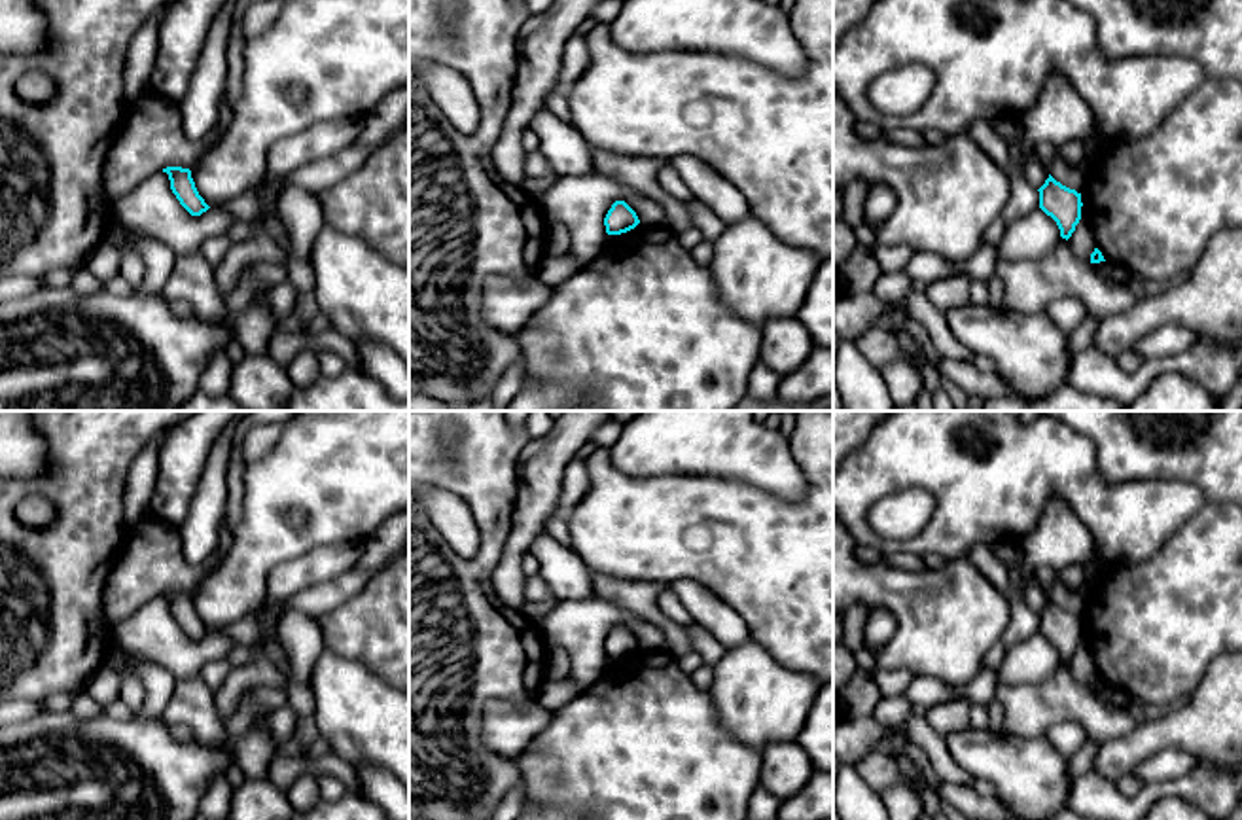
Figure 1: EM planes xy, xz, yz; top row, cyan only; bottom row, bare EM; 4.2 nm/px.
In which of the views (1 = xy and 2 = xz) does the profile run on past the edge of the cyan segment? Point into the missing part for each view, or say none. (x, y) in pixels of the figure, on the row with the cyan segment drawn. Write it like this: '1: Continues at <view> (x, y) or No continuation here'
1: No continuation here
2: No continuation here

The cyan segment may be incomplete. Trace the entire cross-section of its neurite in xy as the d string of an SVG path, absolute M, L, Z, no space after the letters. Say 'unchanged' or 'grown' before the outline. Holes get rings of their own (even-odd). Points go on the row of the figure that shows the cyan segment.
unchanged; M167 167L163 172L169 174L172 193L191 216L201 216L210 208L199 195L189 169Z

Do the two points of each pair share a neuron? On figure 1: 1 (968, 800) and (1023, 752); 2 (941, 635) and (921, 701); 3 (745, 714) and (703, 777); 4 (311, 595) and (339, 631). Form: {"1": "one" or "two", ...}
{"1": "two", "2": "two", "3": "two", "4": "two"}

